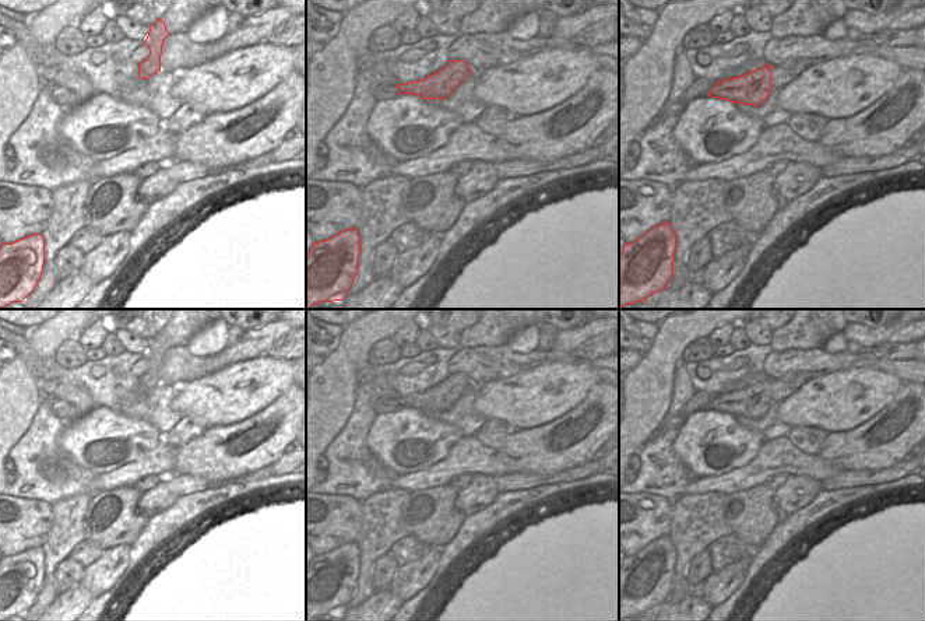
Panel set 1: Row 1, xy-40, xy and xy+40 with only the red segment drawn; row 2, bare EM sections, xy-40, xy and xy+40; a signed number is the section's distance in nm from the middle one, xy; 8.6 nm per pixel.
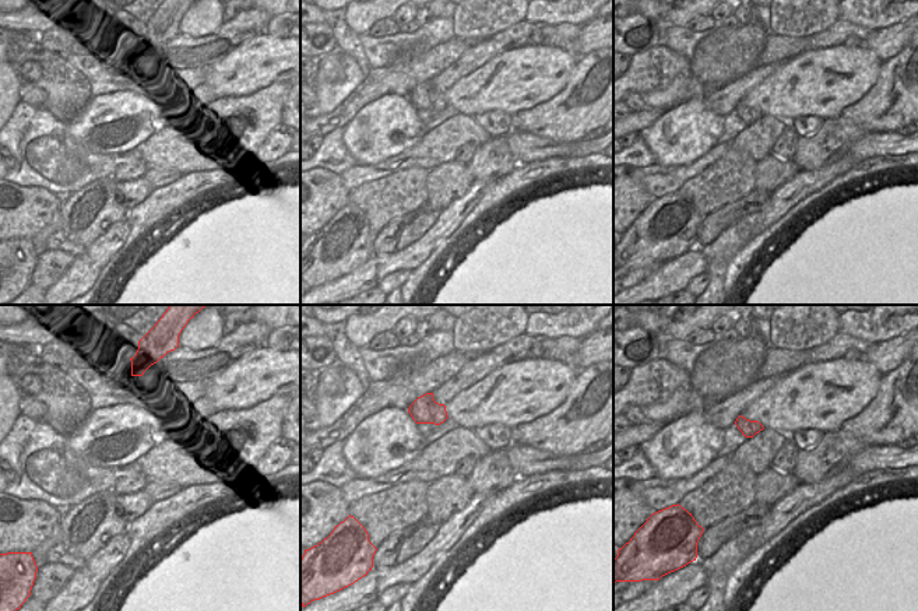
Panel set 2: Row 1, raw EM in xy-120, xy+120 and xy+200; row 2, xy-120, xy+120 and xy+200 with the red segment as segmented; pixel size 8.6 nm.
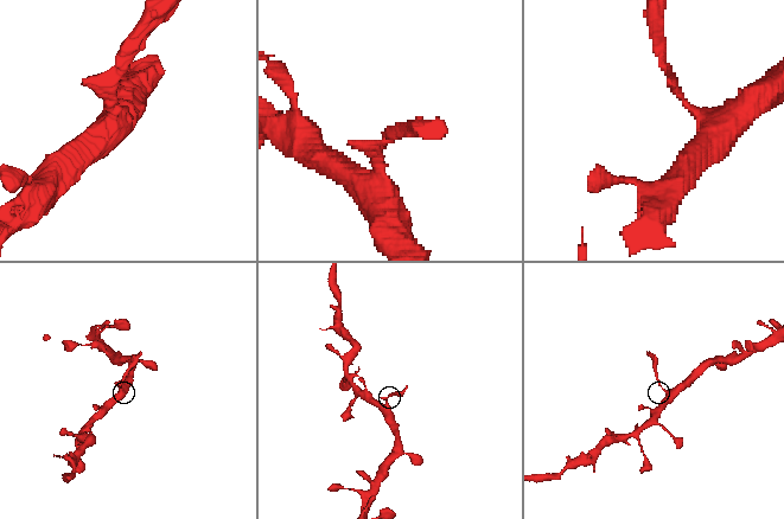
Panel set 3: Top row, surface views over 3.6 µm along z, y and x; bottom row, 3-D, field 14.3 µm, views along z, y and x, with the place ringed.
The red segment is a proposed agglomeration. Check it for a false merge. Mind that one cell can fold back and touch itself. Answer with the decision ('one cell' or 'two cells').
two cells

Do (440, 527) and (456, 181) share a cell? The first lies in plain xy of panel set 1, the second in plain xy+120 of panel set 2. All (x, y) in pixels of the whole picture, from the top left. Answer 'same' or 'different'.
same

